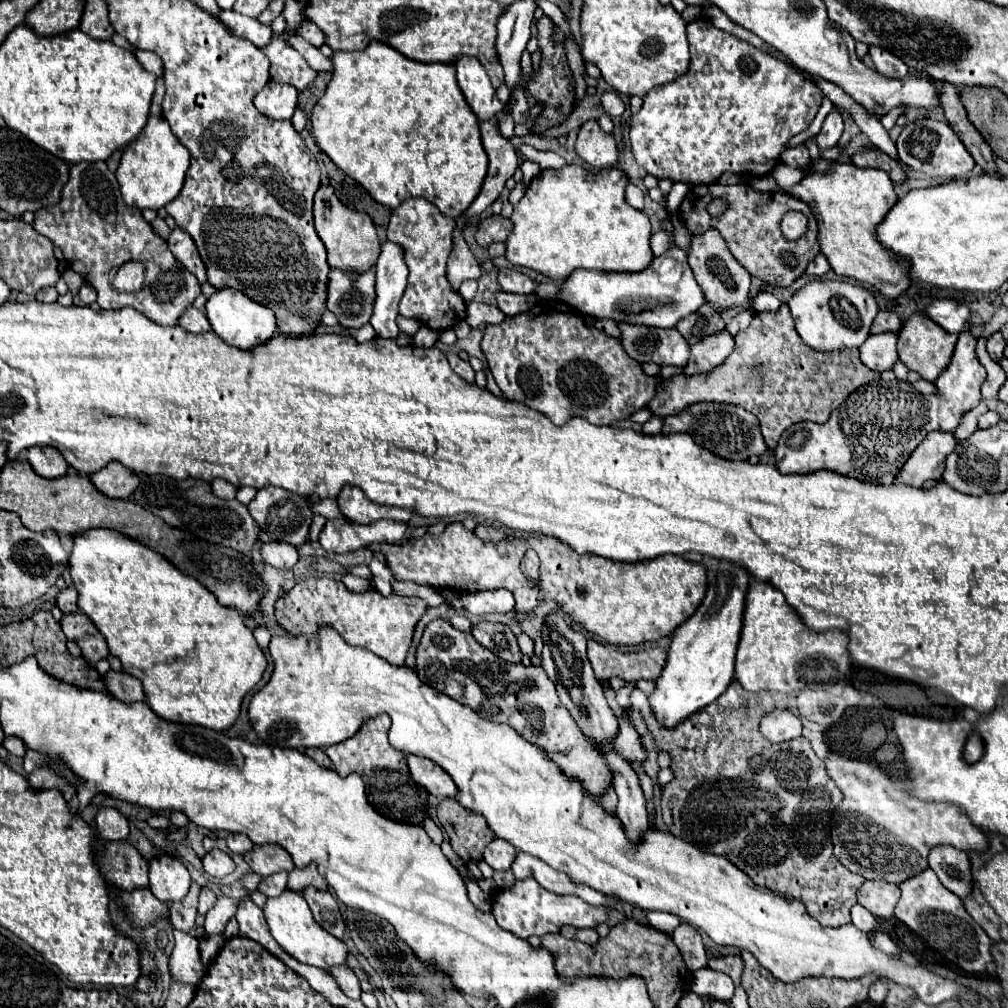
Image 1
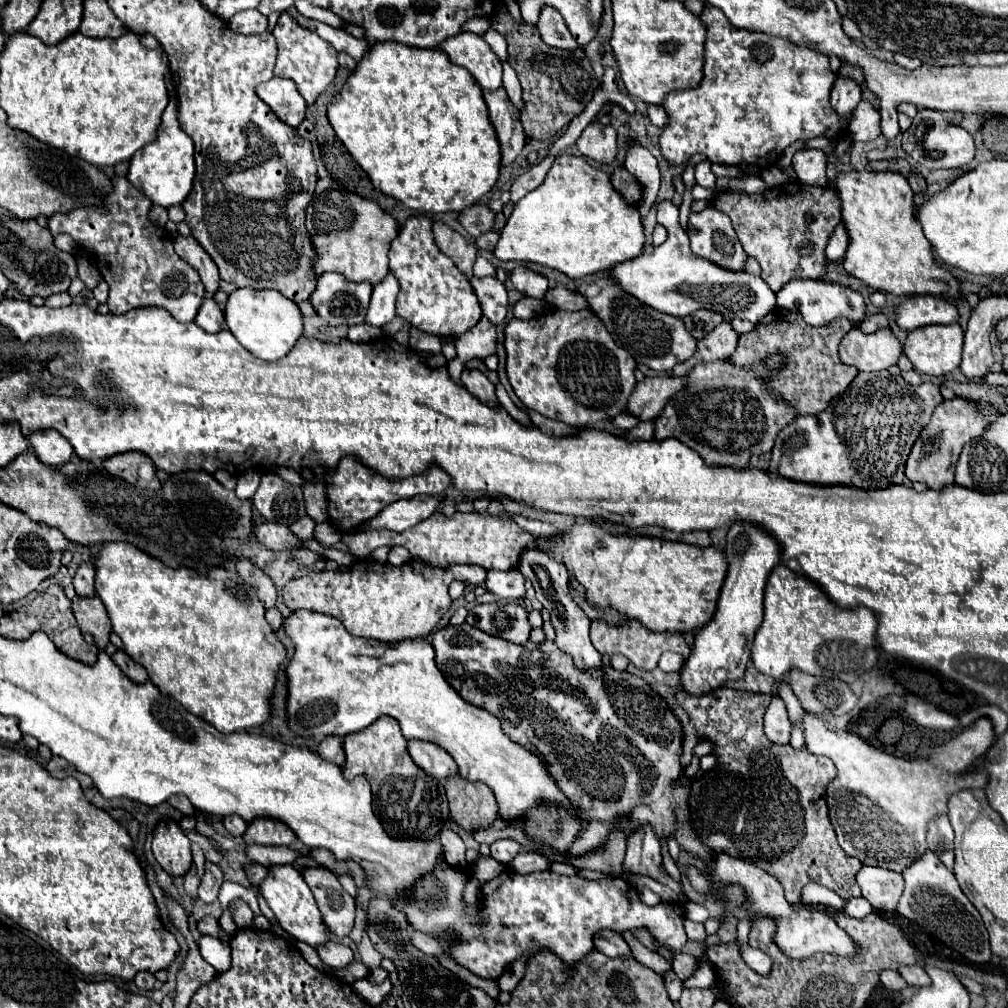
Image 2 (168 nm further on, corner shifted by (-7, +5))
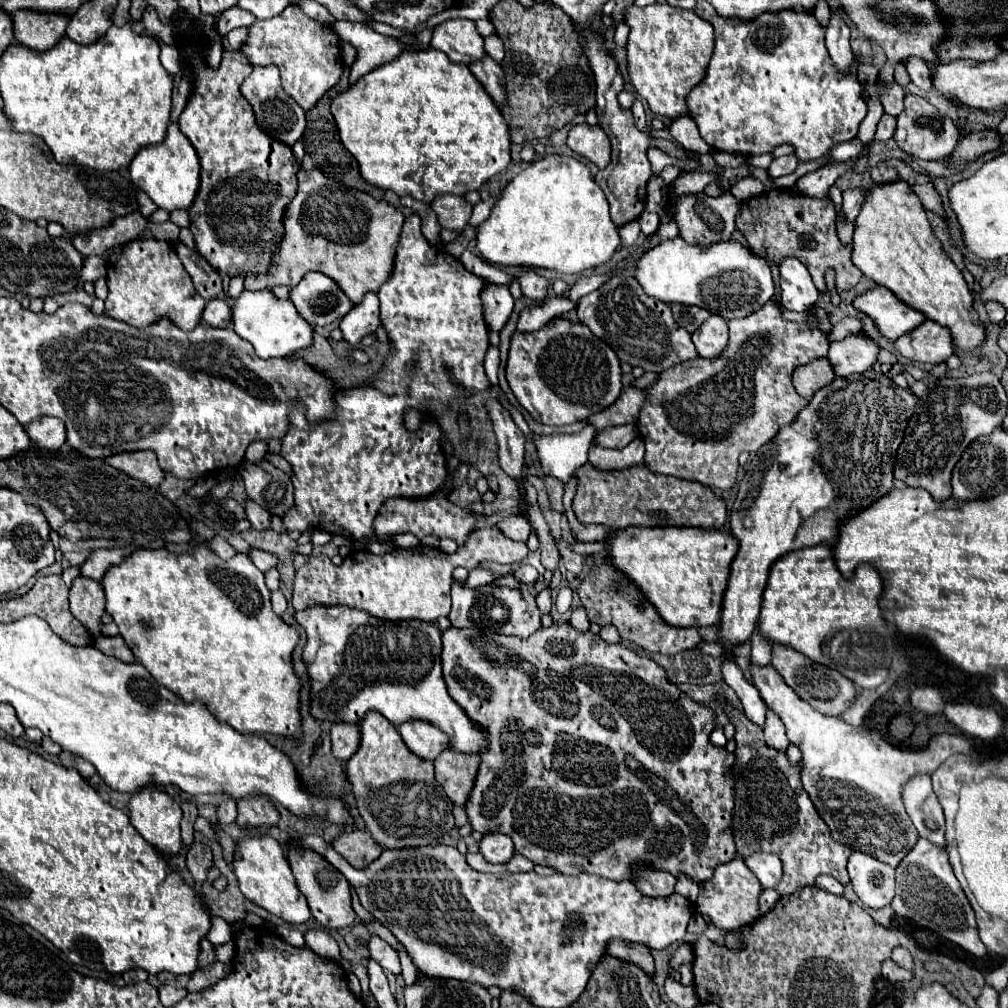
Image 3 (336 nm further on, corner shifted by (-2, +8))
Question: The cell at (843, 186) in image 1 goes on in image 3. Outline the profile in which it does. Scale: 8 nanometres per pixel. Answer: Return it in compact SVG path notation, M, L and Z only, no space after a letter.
M892 181L892 183L880 183L880 185L866 187L866 199L854 223L852 263L866 277L870 277L882 287L888 287L906 305L922 311L928 319L940 325L948 325L948 329L952 331L952 339L960 349L974 349L978 343L984 341L984 325L978 319L976 311L972 309L972 303L974 303L972 291L968 289L958 267L942 251L940 241L932 235L924 207L906 181Z

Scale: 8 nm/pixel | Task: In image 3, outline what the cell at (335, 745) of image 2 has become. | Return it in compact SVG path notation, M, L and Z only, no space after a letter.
M336 723L330 729L332 739L332 755L338 761L348 761L358 749L358 725L356 723Z

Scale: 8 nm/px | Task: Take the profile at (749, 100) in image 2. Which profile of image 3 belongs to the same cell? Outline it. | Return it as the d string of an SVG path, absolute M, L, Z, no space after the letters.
M698 1L694 11L698 17L712 23L716 45L706 77L688 93L686 105L702 139L712 149L740 155L762 155L782 143L792 143L800 161L812 161L826 155L832 145L856 137L858 125L866 115L862 83L856 79L856 67L846 75L834 71L824 45L824 29L820 29L814 15L780 11L766 13L762 19L754 19L754 23L734 23L718 19L718 13L710 3Z

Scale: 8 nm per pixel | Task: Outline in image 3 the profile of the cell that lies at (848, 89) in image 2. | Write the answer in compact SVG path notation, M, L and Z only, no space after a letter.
M832 15L830 25L826 29L826 47L830 53L832 65L836 67L836 71L842 71L842 73L848 73L850 67L854 65L854 53L850 49L848 39L850 39L850 29L840 17Z

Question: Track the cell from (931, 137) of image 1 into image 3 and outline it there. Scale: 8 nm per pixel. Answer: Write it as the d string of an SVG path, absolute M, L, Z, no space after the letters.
M906 95L904 111L898 117L898 127L896 127L894 139L914 139L920 159L936 161L936 159L944 159L944 157L952 155L952 151L956 149L956 145L960 141L960 131L954 125L954 121L950 117L942 115L934 105L930 105L928 101L924 101L918 95Z

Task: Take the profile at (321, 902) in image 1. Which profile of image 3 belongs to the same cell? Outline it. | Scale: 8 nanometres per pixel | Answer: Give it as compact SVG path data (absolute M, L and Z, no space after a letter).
M300 847L288 849L288 861L296 877L298 889L308 899L308 907L314 919L318 921L318 925L328 931L338 931L338 929L348 927L354 921L356 913L352 909L352 893L350 893L350 883L346 881L346 877L334 867L330 867L326 859L322 859L320 855L314 855L314 851L302 851Z

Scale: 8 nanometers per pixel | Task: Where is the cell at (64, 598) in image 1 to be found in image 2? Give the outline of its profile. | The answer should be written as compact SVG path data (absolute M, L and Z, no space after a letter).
M83 562L73 578L75 592L79 596L93 596L95 594L95 566L93 562Z

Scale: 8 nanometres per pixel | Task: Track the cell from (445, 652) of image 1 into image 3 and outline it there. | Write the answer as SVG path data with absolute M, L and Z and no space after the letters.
M554 623L552 627L540 627L528 639L506 637L496 633L480 633L474 629L450 627L442 631L442 669L444 681L450 697L490 733L490 747L482 751L482 763L478 769L478 783L470 793L470 803L466 803L466 813L474 831L480 833L504 833L512 837L516 853L530 859L536 865L550 865L558 873L578 875L594 873L604 879L630 879L630 863L634 859L646 859L654 867L662 867L672 875L686 873L694 881L702 883L710 879L714 867L728 863L734 853L734 835L730 835L730 817L732 817L732 791L730 791L730 767L734 755L726 753L724 747L716 747L708 741L714 725L714 713L690 697L686 697L676 685L666 679L666 671L648 657L640 657L634 651L618 645L608 645L600 635L572 631L568 623Z

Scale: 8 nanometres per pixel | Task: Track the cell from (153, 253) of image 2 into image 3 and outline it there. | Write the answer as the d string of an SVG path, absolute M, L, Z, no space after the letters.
M134 239L124 245L120 259L108 265L108 297L104 315L132 323L134 327L146 327L158 321L162 315L168 315L178 327L190 331L200 323L202 307L206 305L204 297L192 285L190 275L186 275L184 265L180 263L176 251L168 241L160 239Z

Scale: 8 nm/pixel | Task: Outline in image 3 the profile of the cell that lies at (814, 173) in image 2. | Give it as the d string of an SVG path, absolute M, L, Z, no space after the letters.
M786 155L786 157L778 157L772 161L772 165L768 167L770 177L782 177L782 175L790 175L796 171L796 167L800 165L796 155Z

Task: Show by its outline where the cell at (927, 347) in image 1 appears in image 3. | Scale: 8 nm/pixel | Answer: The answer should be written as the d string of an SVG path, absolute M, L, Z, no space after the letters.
M926 319L920 327L908 331L906 335L898 337L894 345L902 357L914 363L938 365L954 353L950 329L930 319Z

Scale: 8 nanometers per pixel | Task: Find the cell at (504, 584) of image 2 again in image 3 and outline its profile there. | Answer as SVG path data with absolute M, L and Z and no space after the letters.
M522 563L520 567L516 567L512 575L522 585L530 585L530 583L534 583L538 579L538 571L532 565L526 565L526 563Z

